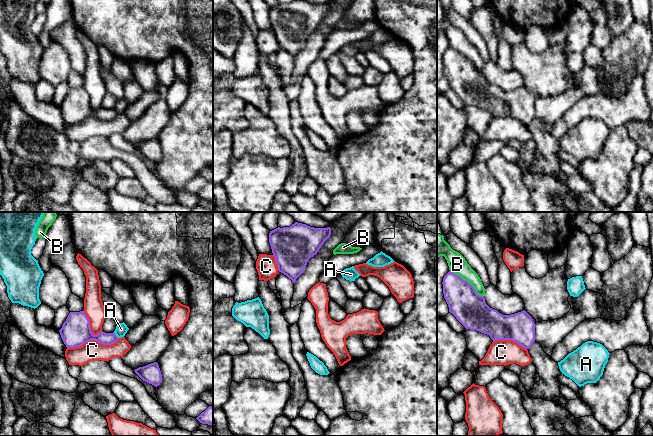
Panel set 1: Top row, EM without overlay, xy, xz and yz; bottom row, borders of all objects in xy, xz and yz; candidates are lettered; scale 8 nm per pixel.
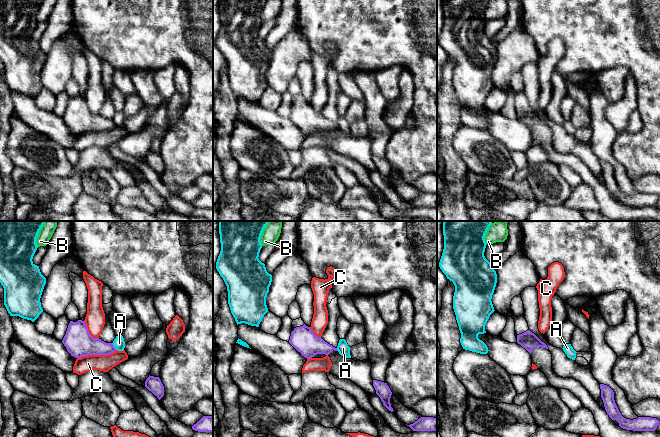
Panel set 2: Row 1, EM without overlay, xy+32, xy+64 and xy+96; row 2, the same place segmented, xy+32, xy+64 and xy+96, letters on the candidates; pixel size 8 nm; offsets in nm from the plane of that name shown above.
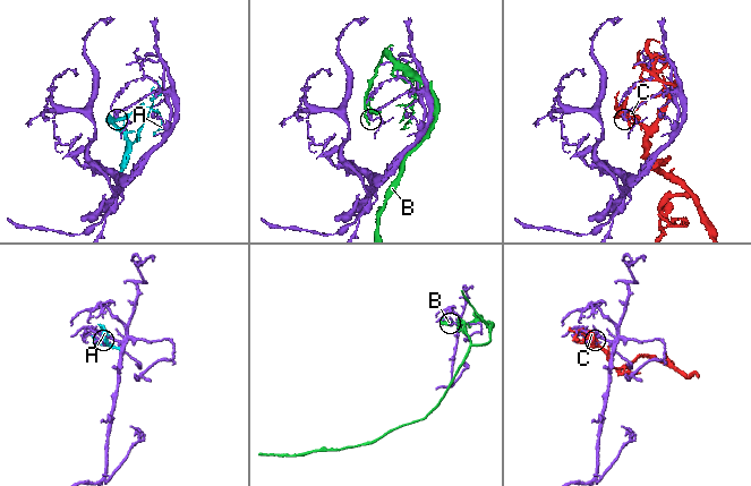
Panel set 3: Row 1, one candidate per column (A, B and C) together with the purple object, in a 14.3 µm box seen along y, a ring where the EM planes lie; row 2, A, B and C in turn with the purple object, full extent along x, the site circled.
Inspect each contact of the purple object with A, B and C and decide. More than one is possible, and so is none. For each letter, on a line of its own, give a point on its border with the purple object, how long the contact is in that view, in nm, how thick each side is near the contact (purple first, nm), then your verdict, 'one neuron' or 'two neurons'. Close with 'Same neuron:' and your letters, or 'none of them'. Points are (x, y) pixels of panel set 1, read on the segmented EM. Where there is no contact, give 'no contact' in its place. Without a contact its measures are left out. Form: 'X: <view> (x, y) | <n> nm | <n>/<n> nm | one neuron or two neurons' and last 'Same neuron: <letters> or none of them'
A: xy (115, 335) | 60 nm | 120/100 nm | two neurons
B: yz (467, 282) | 340 nm | 280/150 nm | two neurons
C: xy (92, 339) | 420 nm | 240/160 nm | two neurons
Same neuron: none of them

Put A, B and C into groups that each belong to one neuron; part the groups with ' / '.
A / B / C

